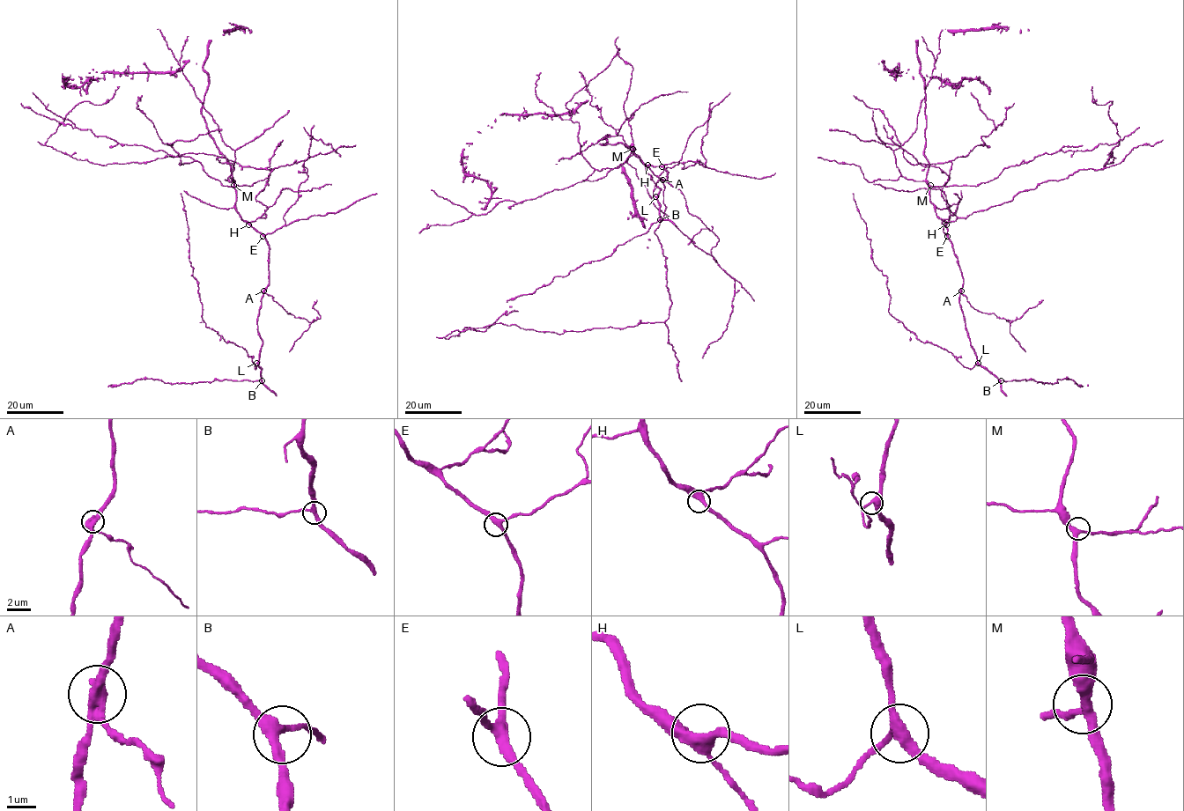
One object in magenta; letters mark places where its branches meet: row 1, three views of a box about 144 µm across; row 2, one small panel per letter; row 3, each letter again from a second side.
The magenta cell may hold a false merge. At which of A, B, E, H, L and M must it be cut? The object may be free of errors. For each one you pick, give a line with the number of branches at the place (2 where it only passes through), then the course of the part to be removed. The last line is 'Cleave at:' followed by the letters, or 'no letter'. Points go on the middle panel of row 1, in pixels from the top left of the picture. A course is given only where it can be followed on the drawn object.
A: branches 3; course (662, 180), (678, 188), (687, 211), (698, 217), (718, 239), (711, 250), (715, 262)
Cleave at: A

